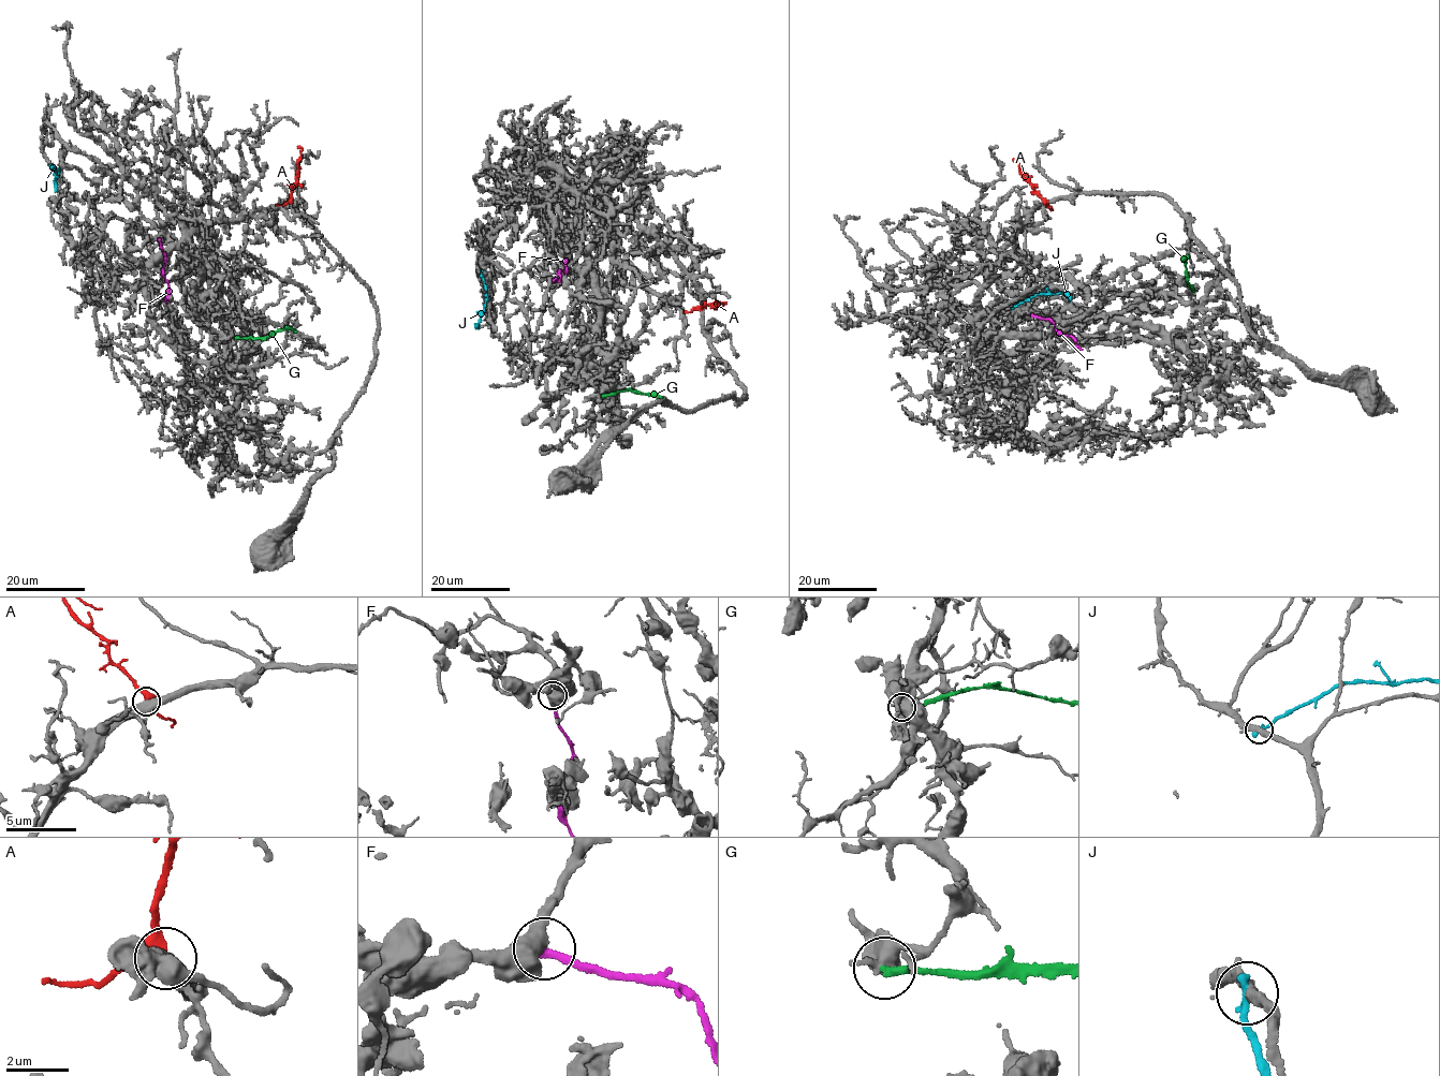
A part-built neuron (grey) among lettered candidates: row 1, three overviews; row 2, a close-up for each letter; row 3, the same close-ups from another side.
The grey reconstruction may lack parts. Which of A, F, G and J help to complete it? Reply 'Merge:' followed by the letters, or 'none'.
Merge: A

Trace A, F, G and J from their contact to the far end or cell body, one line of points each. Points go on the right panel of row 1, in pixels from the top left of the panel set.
A: (1044, 202), (1013, 160)
F: (1033, 314), (1047, 319), (1081, 349)
G: (1193, 291), (1186, 279), (1186, 258), (1188, 256)
J: (1014, 307), (1043, 293), (1063, 293), (1069, 300)

